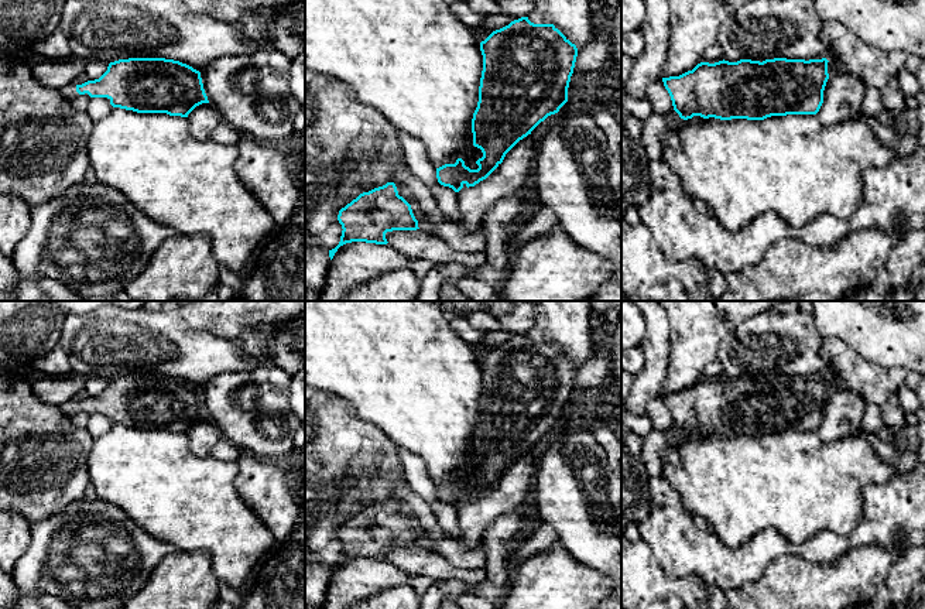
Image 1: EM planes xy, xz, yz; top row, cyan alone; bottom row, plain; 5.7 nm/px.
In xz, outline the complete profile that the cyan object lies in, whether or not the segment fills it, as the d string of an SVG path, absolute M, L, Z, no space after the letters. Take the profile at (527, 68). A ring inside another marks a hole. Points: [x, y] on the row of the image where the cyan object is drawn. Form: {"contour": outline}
{"contour": "M528 17L493 31L480 42L480 51L483 71L472 133L473 146L482 150L483 157L476 161L477 170L466 167L462 158L436 168L438 182L455 192L486 179L520 140L531 134L548 116L559 112L568 102L568 88L578 57L576 45L554 24L534 24Z"}

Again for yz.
{"contour": "M740 59L737 62L700 62L692 71L679 76L662 78L674 110L681 119L693 116L720 120L747 119L764 120L771 116L816 114L823 103L823 90L829 79L828 59L760 61Z"}

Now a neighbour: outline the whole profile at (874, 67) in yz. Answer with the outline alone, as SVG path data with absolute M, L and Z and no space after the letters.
M828 21L822 28L828 57L843 64L845 71L867 86L883 89L905 65L902 51L883 51L860 41L846 25Z

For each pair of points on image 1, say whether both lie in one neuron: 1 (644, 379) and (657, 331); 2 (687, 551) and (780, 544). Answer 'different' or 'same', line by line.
1: same
2: same

